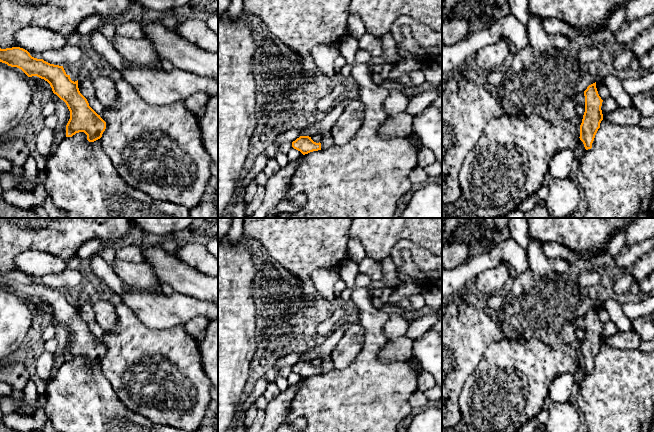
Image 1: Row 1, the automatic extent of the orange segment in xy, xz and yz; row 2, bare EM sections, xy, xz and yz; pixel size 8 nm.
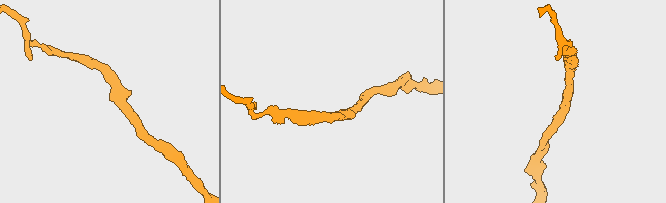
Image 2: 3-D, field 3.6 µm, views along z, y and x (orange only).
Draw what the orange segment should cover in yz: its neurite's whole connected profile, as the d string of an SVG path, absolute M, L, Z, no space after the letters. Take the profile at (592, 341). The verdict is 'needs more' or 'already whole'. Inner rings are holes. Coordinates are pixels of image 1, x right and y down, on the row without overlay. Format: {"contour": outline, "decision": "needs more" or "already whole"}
{"contour": "M596 306L589 309L584 315L585 336L580 349L580 364L583 366L586 374L592 372L595 359L600 352L603 344L601 334L603 324L598 318Z", "decision": "already whole"}

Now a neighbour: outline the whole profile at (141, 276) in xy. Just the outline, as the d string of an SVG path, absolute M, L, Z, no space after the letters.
M116 258L112 269L127 287L135 290L160 290L163 284L155 275L153 267L145 260L135 264Z

